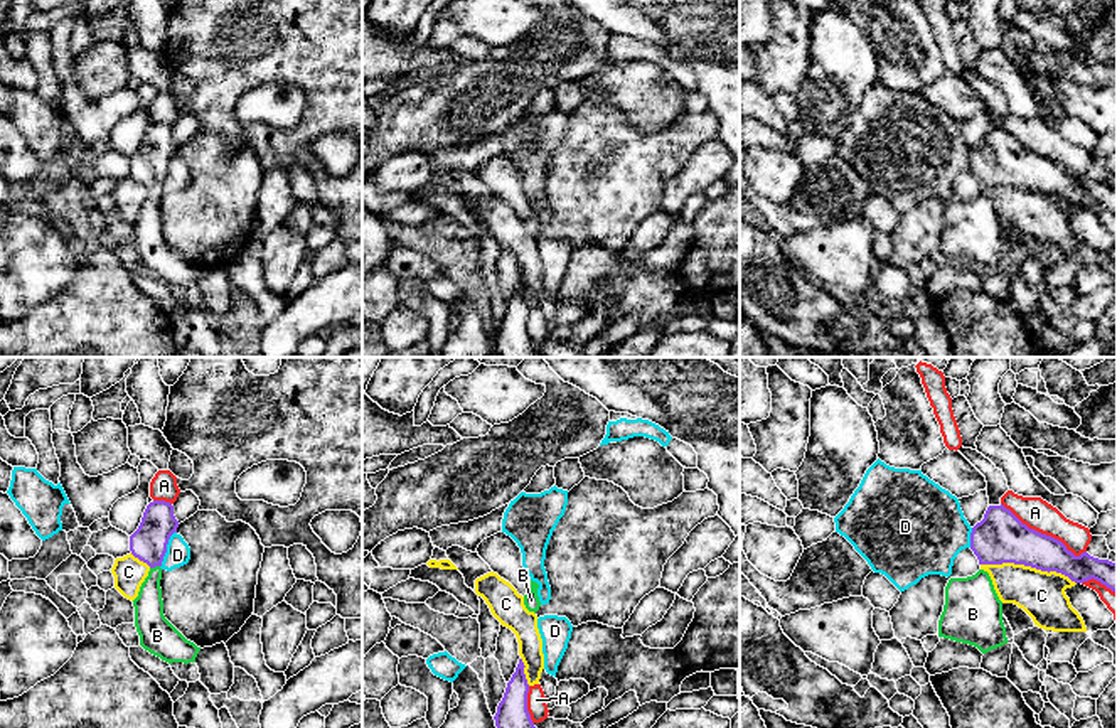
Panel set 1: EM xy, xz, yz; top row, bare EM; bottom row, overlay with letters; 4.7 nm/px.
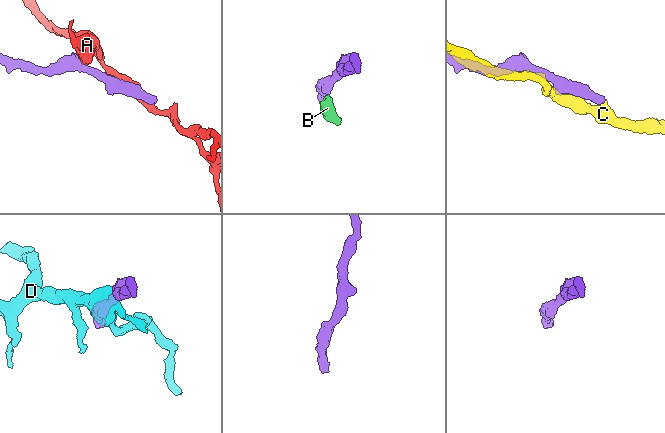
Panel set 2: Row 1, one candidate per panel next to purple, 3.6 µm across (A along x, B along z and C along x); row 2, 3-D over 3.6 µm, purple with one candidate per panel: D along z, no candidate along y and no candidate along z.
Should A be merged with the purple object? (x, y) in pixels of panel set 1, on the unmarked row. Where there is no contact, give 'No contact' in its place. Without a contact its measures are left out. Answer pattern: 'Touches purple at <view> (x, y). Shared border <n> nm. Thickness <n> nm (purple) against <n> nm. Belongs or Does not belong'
Touches purple at yz (1043, 157). Shared border 480 nm. Thickness 240 nm (purple) against 150 nm. Does not belong

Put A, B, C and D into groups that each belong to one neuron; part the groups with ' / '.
A / B / C / D

